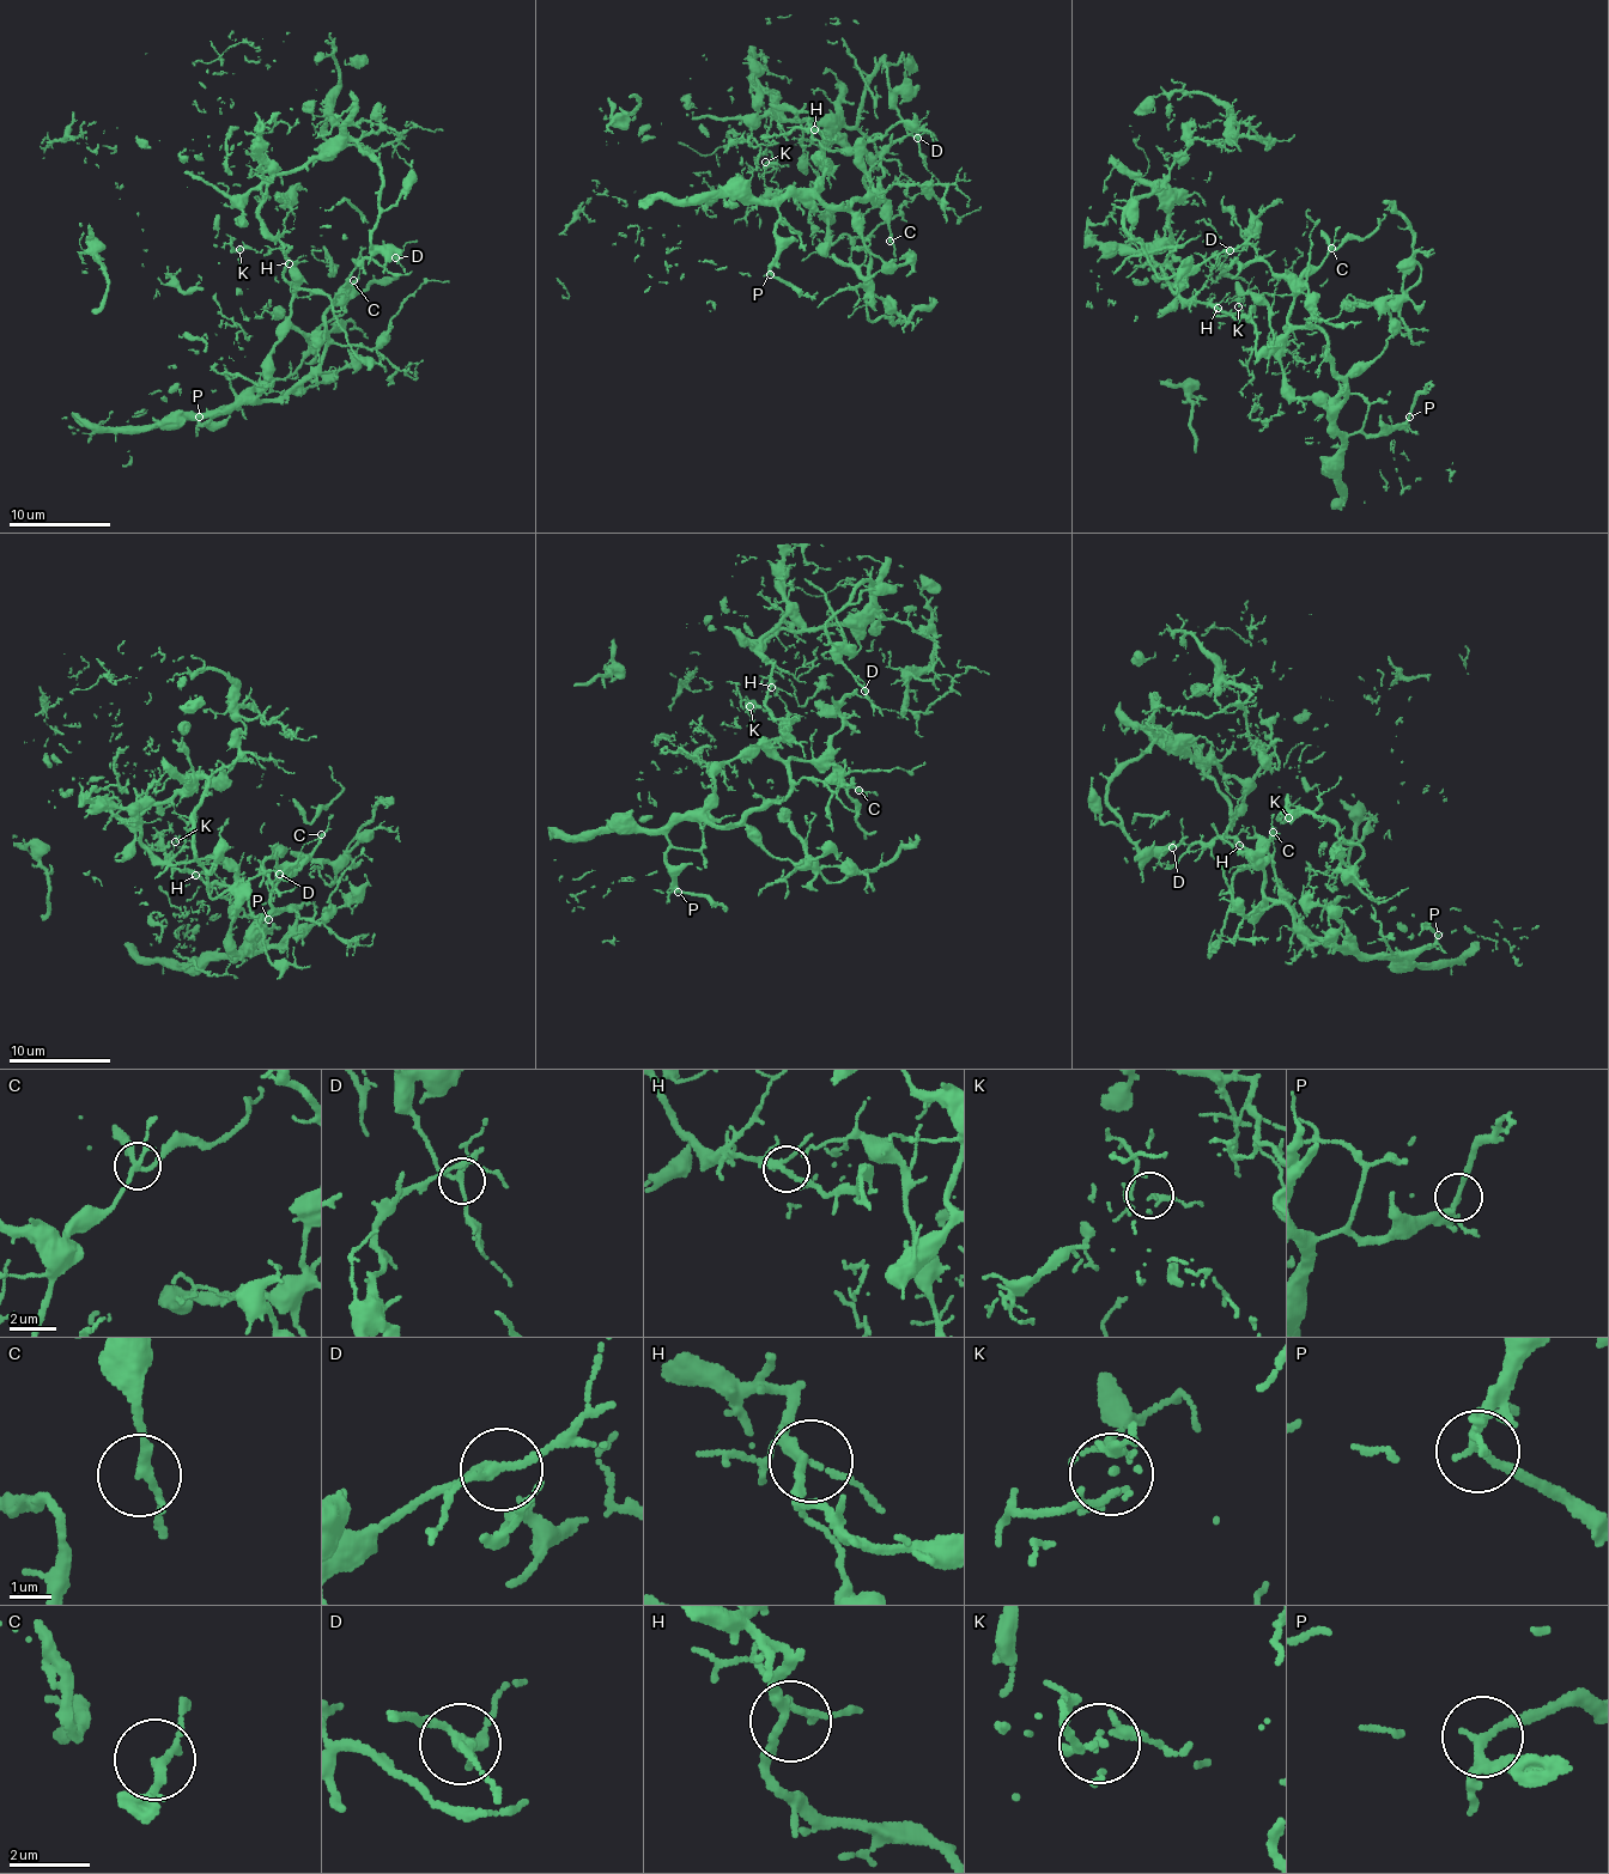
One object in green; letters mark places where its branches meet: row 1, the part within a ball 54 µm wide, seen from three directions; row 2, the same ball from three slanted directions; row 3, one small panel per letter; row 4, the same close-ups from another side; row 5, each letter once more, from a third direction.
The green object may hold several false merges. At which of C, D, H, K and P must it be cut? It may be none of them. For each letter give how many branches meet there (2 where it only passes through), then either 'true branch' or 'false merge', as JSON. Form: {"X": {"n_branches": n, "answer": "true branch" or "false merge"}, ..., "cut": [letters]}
{"C": {"n_branches": 3, "answer": "true branch"}, "D": {"n_branches": 3, "answer": "true branch"}, "H": {"n_branches": 4, "answer": "true branch"}, "K": {"n_branches": 3, "answer": "true branch"}, "P": {"n_branches": 3, "answer": "true branch"}, "cut": []}

